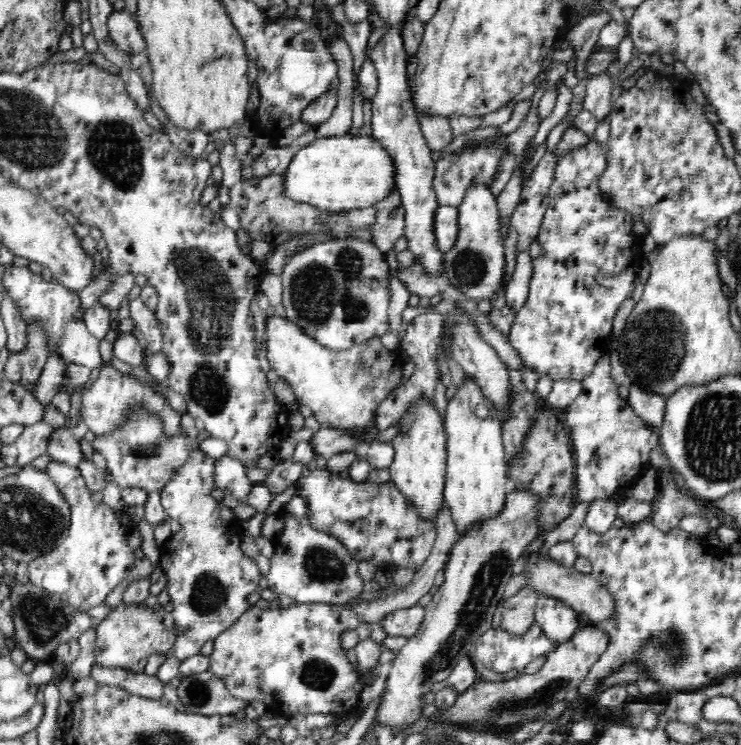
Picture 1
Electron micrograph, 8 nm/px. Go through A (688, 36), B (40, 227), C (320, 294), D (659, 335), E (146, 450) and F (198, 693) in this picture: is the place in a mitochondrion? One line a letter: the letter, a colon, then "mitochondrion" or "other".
A: other
B: other
C: mitochondrion
D: mitochondrion
E: mitochondrion
F: mitochondrion

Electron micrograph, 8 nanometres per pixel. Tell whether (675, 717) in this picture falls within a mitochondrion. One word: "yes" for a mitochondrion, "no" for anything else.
no

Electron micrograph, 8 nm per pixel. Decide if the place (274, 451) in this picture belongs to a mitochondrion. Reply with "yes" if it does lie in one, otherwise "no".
no

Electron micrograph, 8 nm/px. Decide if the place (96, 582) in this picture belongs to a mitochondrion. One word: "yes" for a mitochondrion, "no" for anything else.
no

